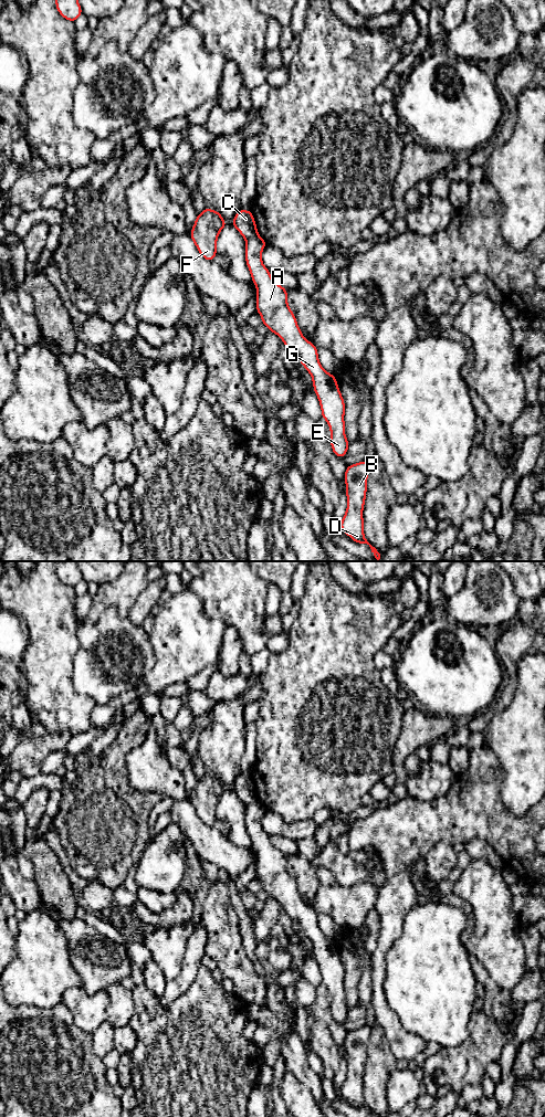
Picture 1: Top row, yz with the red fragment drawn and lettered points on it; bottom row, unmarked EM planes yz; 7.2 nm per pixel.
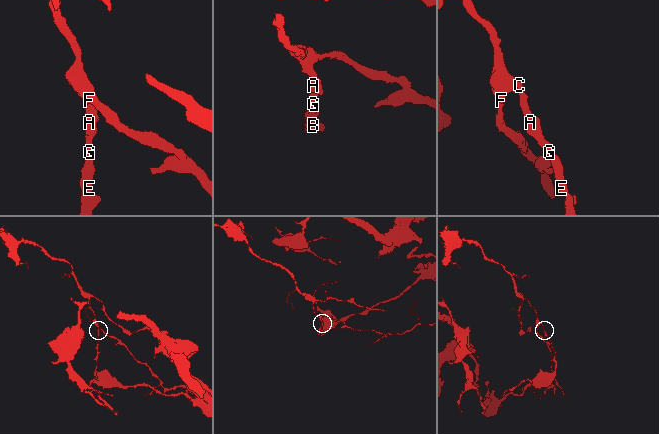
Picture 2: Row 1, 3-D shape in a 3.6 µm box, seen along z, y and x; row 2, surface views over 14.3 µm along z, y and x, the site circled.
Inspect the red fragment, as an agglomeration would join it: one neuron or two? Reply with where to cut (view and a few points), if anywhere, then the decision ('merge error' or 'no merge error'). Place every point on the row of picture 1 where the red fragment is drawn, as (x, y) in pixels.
cut yz (257, 232), (247, 240); merge error

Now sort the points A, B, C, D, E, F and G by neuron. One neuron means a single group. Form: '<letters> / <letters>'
A B D E G / C F

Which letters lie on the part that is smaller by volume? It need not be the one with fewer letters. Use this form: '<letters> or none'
C, F

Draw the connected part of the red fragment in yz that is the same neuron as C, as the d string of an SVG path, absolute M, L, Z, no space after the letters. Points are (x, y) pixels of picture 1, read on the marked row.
M239 210L232 223L245 240L258 233L255 220L250 210Z

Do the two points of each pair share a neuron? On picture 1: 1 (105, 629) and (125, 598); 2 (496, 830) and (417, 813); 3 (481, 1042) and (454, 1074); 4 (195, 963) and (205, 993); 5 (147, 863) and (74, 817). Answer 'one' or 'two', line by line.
1: two
2: one
3: one
4: two
5: two

